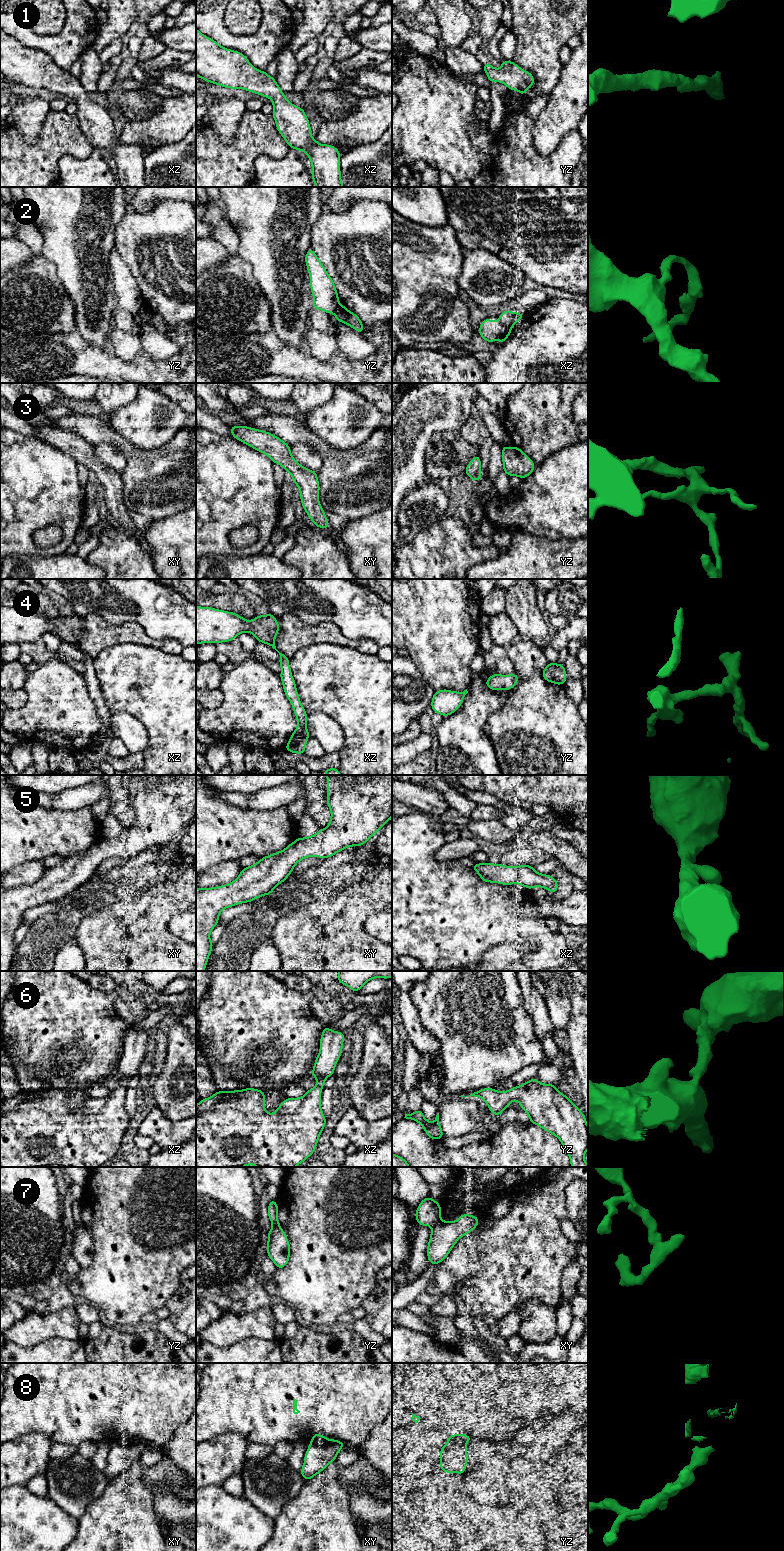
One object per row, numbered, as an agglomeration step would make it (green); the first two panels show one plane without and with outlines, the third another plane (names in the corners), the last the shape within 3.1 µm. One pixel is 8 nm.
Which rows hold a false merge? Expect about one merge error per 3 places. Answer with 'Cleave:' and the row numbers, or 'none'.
Cleave: 2, 7, 8

